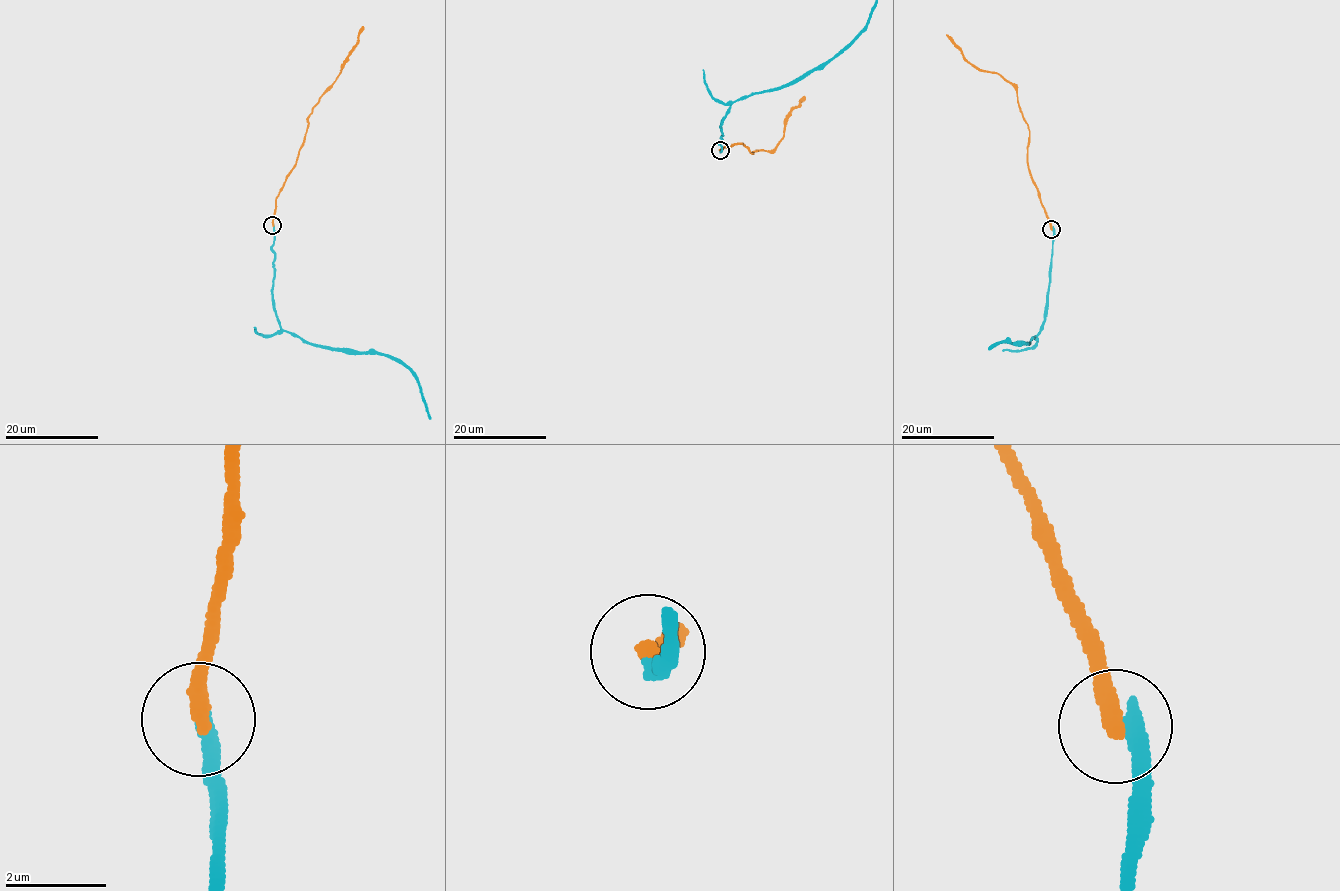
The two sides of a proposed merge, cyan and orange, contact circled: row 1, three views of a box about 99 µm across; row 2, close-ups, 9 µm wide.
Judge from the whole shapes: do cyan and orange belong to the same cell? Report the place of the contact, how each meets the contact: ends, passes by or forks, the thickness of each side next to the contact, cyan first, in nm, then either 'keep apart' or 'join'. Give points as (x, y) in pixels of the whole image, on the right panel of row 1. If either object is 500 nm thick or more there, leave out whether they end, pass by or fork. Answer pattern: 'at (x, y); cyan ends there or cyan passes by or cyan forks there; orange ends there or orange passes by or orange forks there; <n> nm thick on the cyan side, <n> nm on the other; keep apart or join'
at (1051, 229); cyan ends there; orange ends there; 360 nm thick on the cyan side, 360 nm on the other; keep apart

